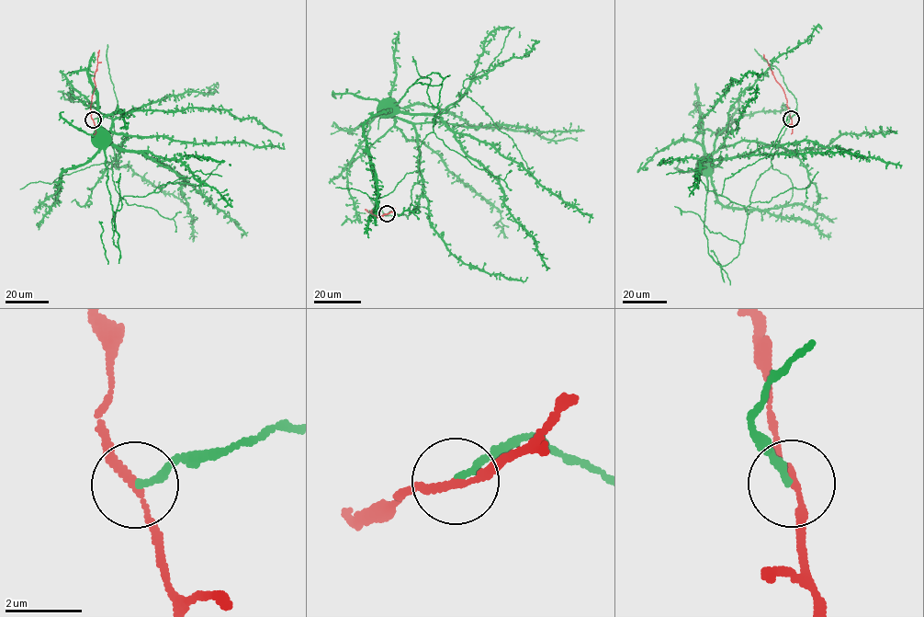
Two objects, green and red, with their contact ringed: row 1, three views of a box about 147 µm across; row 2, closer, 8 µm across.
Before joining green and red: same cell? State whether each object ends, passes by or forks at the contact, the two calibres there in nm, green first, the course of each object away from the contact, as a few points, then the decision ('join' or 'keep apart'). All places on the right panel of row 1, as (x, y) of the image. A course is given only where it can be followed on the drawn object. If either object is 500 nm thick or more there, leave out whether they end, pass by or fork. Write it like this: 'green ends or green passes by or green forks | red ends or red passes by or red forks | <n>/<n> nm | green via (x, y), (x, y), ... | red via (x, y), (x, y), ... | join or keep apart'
green ends | red passes by | 190/170 nm | green via (791, 119), (789, 113), (795, 109), (779, 144), (739, 141), (703, 157), (699, 164) | red via (791, 119), (783, 88), (763, 54) | keep apart

